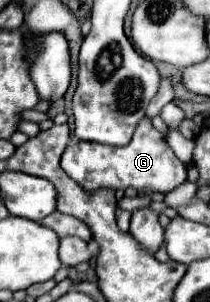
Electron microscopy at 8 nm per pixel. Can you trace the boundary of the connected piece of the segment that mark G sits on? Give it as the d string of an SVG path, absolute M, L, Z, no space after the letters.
M147 116L139 122L127 146L117 148L117 146L101 146L97 142L71 142L61 156L61 168L87 192L95 192L99 188L111 188L111 190L135 188L137 192L153 190L167 194L169 190L181 186L187 180L187 166L173 154L163 134L153 128Z

